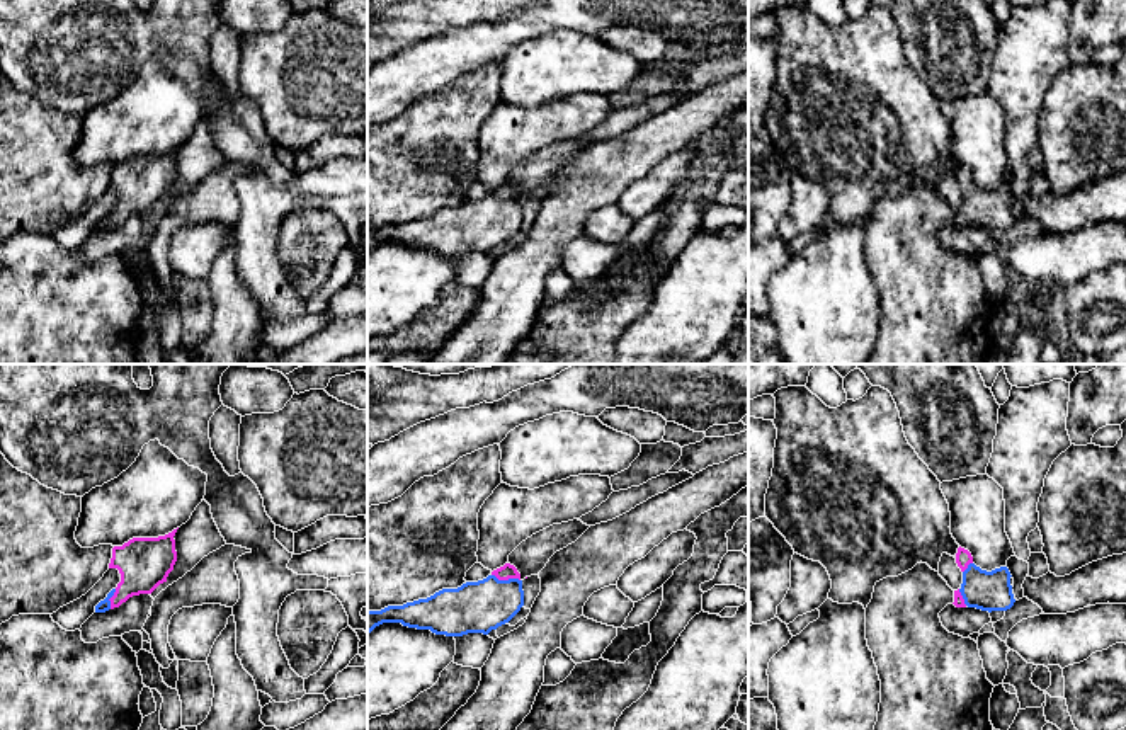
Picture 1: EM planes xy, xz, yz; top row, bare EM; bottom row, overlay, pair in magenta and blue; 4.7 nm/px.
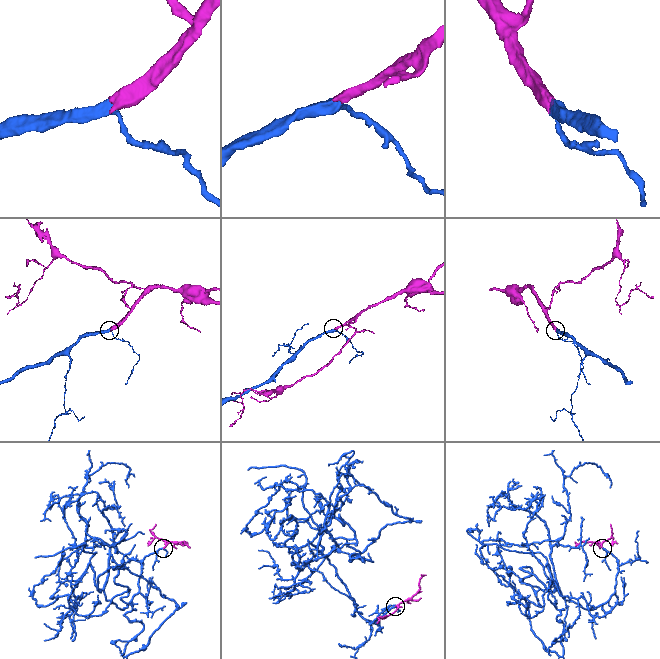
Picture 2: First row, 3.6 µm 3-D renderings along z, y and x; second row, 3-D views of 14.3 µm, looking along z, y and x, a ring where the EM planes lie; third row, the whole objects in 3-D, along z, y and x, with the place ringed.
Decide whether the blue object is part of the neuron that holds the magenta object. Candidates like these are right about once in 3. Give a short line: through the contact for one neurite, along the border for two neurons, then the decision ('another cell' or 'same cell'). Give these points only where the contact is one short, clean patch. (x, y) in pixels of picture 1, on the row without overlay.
line xz (506, 191), (506, 198), (482, 225); same cell

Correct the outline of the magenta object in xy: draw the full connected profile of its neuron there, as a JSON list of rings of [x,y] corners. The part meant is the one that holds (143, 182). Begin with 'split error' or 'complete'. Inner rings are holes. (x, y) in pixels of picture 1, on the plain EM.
split error | [[[177,148],[158,157],[133,157],[114,165],[109,187],[119,189],[121,201],[95,225],[95,231],[119,226],[133,214],[151,213],[167,201],[177,180],[175,151]]]

